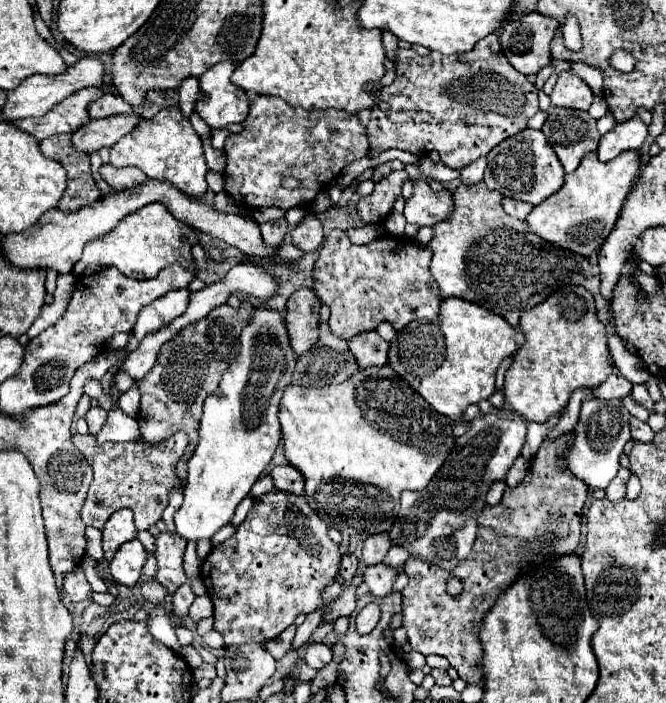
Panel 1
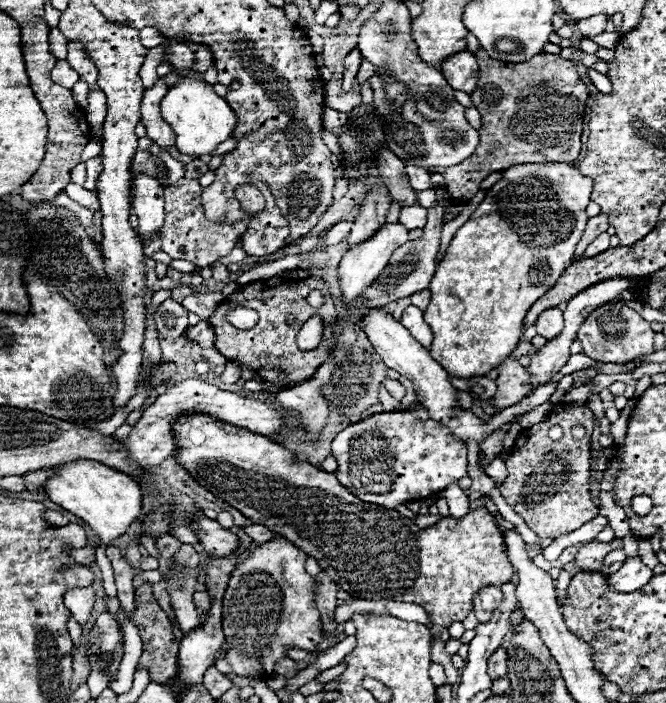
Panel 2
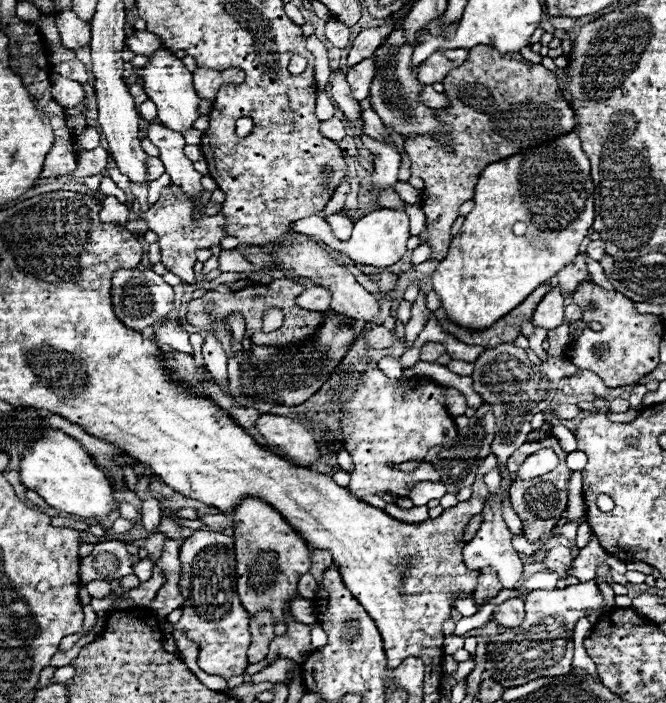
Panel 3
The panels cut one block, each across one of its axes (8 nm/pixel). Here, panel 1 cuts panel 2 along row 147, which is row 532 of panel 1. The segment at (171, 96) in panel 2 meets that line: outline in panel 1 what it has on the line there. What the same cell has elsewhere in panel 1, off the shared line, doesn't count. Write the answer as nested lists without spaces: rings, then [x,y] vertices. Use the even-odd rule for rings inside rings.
[[[256,310],[252,322],[240,334],[240,346],[240,356],[222,376],[216,394],[204,402],[200,440],[188,460],[184,502],[174,514],[176,534],[184,540],[212,540],[234,518],[236,506],[266,470],[280,442],[276,410],[296,364],[280,314]]]

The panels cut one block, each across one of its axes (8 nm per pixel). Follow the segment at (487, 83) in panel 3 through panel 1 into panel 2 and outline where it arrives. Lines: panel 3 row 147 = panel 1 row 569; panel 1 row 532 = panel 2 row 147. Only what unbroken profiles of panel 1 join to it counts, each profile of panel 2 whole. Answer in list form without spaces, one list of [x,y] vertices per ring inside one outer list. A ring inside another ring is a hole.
[[[480,48],[476,60],[480,76],[470,98],[482,114],[482,126],[478,130],[480,144],[468,160],[452,168],[428,168],[430,174],[444,176],[444,190],[456,204],[468,202],[486,176],[514,164],[576,162],[588,100],[588,90],[576,72],[576,64],[556,54],[532,56],[532,60],[524,64],[504,64],[492,60],[488,52]]]

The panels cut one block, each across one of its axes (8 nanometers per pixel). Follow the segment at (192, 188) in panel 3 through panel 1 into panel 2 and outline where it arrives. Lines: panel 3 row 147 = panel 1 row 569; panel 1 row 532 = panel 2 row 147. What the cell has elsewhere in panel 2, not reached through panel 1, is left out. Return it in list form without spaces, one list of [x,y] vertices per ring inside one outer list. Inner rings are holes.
[[[160,78],[150,90],[144,92],[142,98],[142,124],[146,126],[148,138],[164,150],[174,146],[174,132],[160,116],[160,100],[168,92],[168,88],[170,86],[166,86],[164,80]]]

